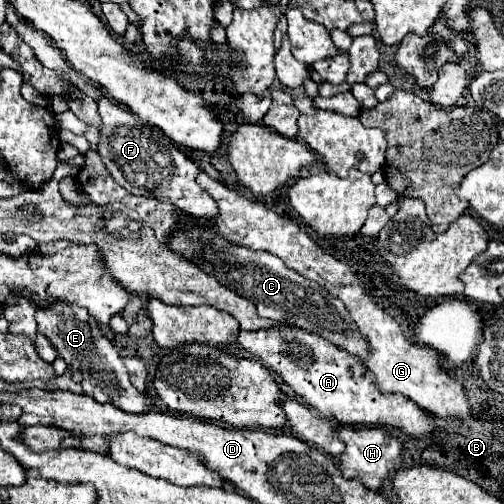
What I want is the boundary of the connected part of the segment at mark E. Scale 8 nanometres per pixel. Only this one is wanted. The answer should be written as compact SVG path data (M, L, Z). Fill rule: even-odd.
M60 303L50 309L36 311L36 321L38 321L38 333L48 337L48 341L58 351L58 357L62 357L70 367L70 373L74 375L76 371L82 371L80 385L84 389L84 395L96 399L98 403L110 403L126 413L146 411L144 395L138 393L130 383L122 357L118 355L116 347L102 335L98 321L94 321L94 317L90 317L86 309Z

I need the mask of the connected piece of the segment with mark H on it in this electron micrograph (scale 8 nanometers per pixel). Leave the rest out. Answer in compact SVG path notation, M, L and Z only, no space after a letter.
M340 427L336 429L336 437L344 441L346 449L340 455L340 471L346 479L358 479L368 489L380 489L382 481L388 479L388 475L396 473L402 465L402 445L398 439L382 429L376 427Z

